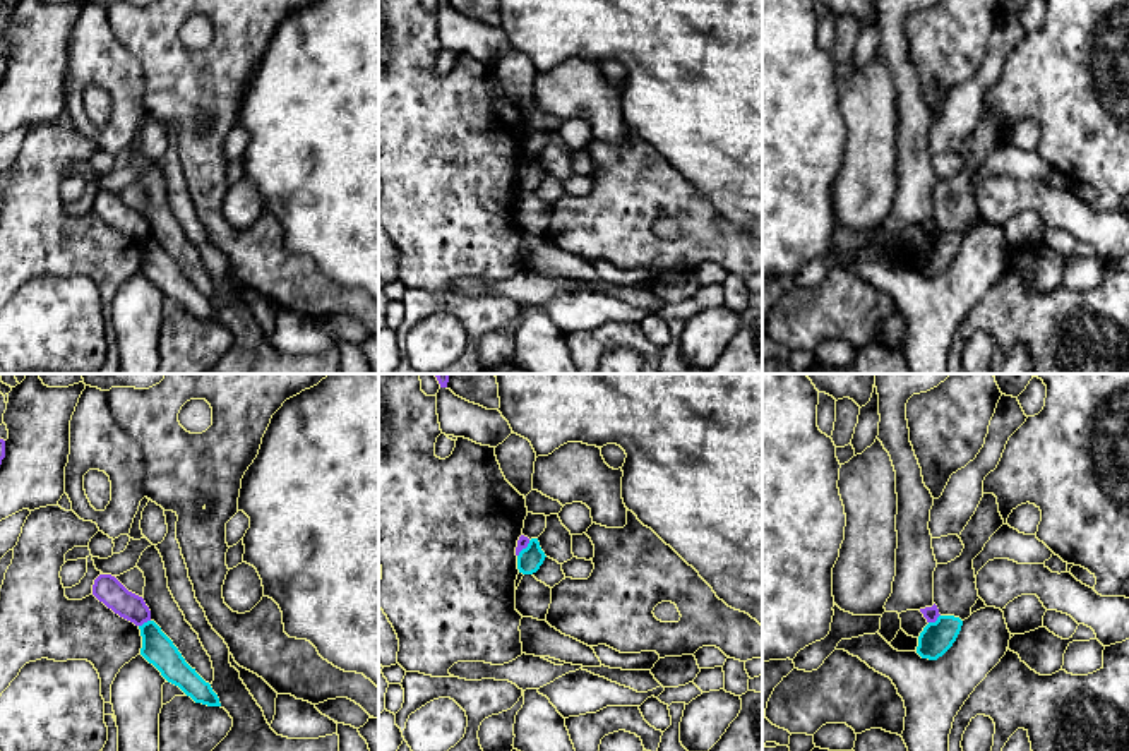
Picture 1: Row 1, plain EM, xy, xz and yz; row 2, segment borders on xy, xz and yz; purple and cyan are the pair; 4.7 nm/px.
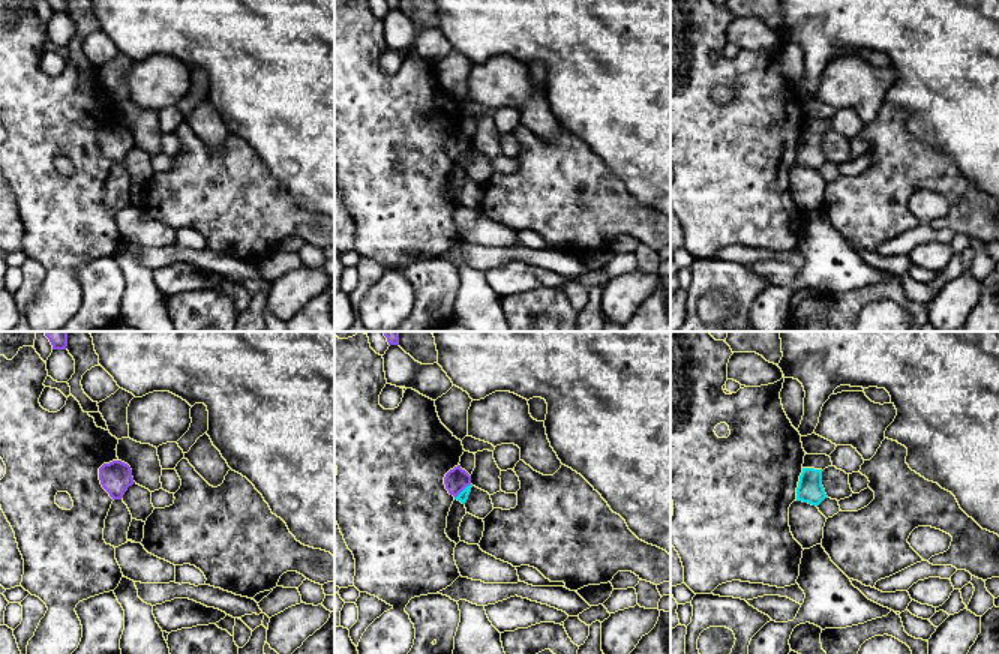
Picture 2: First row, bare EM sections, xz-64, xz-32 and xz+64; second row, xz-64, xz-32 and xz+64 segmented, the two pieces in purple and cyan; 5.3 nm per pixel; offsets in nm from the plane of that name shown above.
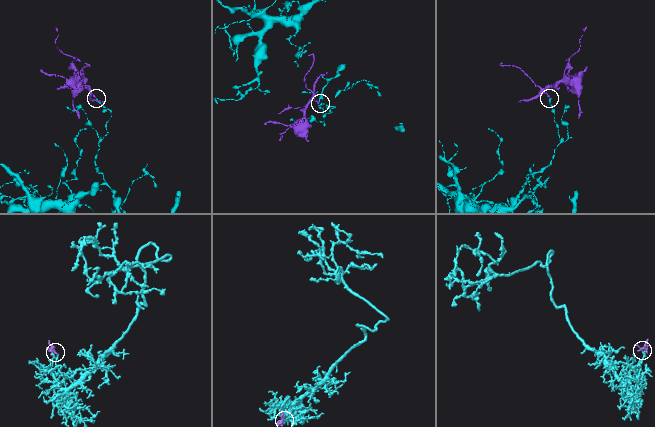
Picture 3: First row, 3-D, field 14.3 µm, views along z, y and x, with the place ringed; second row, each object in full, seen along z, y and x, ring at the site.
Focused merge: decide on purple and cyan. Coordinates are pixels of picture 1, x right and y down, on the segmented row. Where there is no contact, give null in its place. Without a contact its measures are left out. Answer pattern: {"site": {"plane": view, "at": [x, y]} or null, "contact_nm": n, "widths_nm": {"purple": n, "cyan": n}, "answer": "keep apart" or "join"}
{"site": {"plane": "yz", "at": [934, 621]}, "contact_nm": 70, "widths_nm": {"purple": 70, "cyan": 150}, "answer": "keep apart"}

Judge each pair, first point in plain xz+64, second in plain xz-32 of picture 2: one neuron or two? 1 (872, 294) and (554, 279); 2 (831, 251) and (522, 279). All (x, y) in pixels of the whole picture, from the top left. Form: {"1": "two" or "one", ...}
{"1": "two", "2": "one"}

